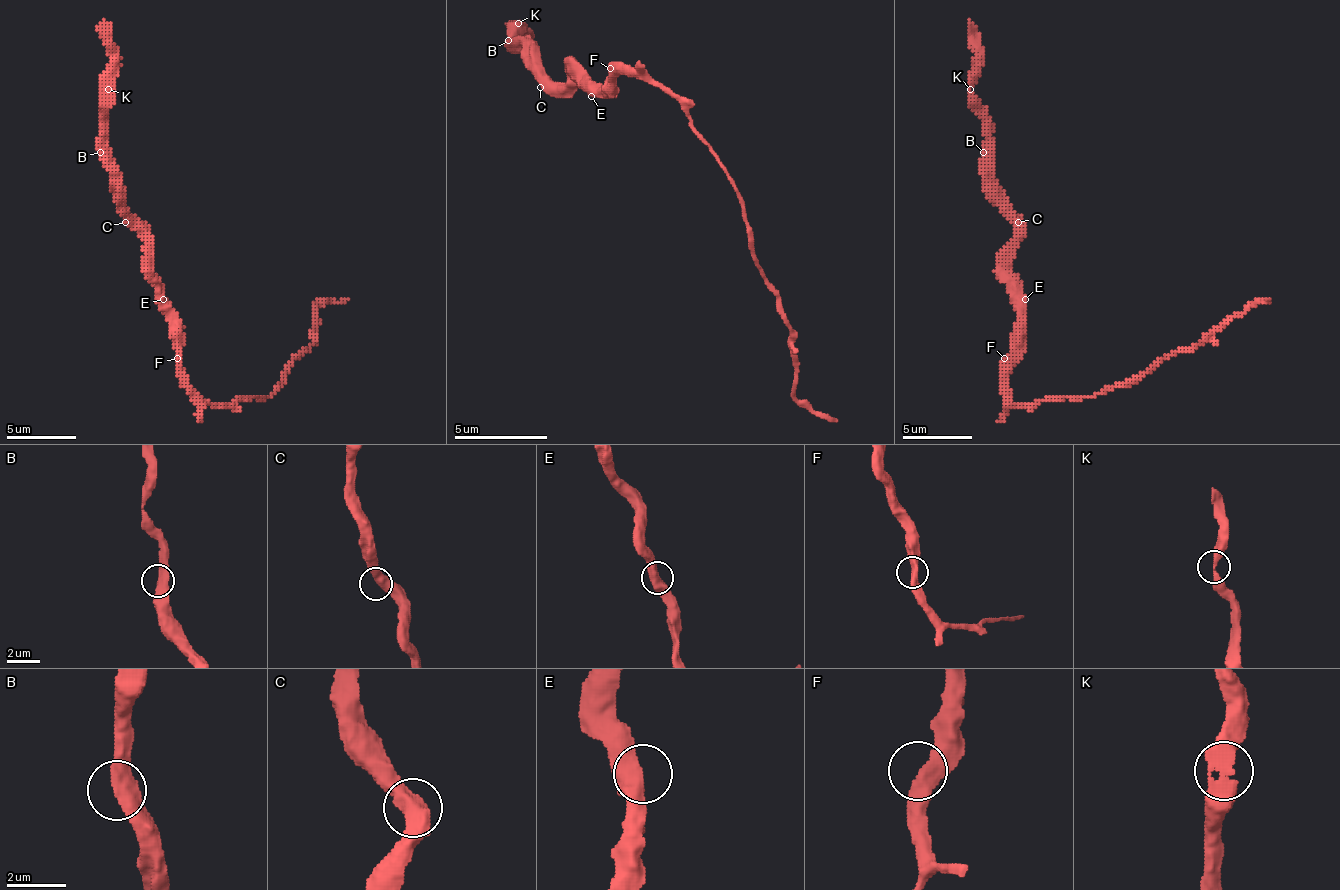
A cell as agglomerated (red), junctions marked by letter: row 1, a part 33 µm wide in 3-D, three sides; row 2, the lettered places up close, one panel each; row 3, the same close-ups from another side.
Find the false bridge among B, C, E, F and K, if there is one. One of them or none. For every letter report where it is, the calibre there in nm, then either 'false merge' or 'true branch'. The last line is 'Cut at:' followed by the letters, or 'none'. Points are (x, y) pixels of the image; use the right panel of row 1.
B: at (983, 152); 480 nm thick; true branch
C: at (1018, 222); 500 nm thick; true branch
E: at (1025, 299); 550 nm thick; true branch
F: at (1004, 358); 460 nm thick; true branch
K: at (970, 89); 440 nm thick; true branch
Cut at: none

